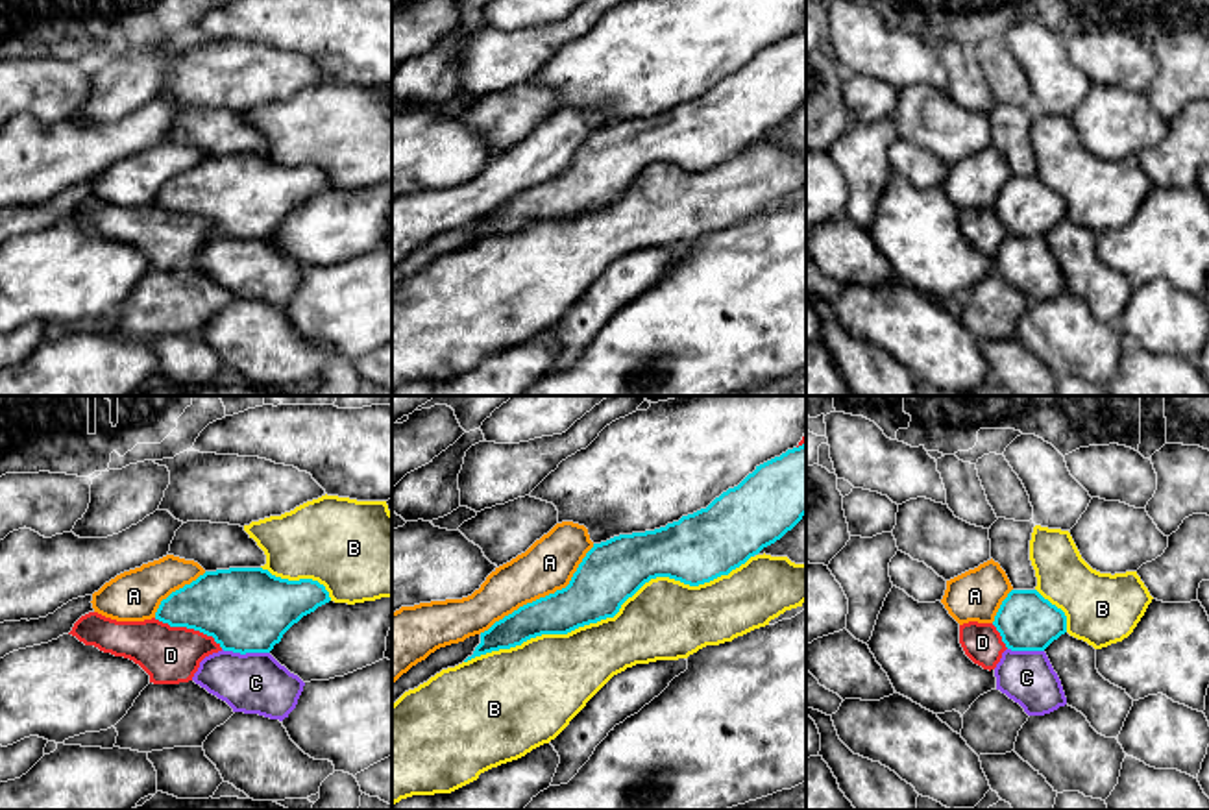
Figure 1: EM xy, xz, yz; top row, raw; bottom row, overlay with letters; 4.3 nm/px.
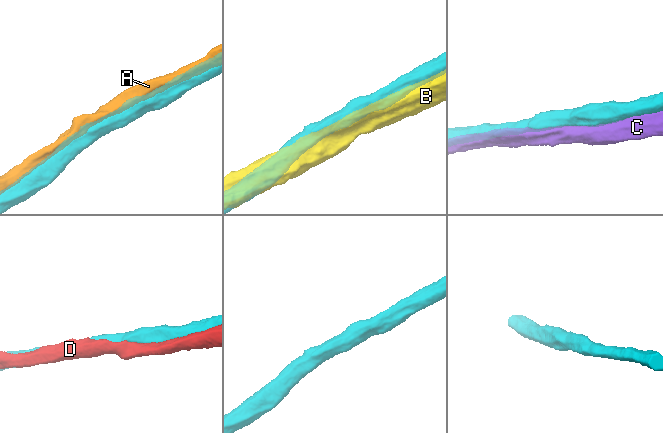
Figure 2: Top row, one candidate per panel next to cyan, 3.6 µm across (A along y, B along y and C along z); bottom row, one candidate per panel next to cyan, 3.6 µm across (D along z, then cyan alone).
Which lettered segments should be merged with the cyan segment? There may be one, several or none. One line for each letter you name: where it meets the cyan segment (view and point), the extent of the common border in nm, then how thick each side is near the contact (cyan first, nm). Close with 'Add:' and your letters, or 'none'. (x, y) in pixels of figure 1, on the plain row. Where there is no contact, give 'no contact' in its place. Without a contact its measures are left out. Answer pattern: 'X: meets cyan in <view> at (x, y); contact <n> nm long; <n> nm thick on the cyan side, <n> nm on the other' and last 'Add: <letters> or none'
Add: none

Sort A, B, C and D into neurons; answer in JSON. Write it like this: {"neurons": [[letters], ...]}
{"neurons": [["A"], ["B"], ["C"], ["D"]]}

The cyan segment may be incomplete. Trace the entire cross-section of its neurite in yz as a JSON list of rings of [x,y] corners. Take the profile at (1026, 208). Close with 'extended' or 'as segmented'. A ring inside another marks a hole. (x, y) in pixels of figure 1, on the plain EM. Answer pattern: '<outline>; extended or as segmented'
[[[1011,176],[993,211],[1011,237],[1044,237],[1067,218],[1067,202],[1037,176]]]; as segmented

